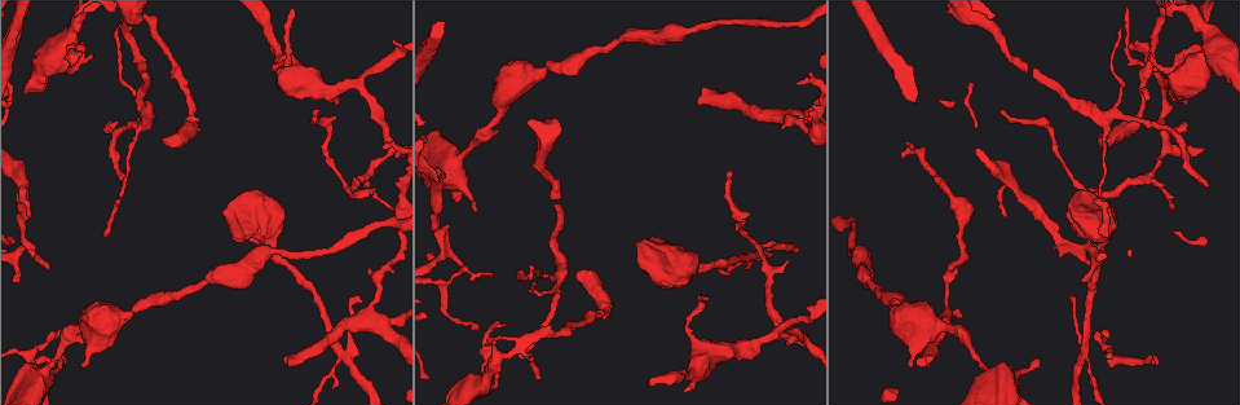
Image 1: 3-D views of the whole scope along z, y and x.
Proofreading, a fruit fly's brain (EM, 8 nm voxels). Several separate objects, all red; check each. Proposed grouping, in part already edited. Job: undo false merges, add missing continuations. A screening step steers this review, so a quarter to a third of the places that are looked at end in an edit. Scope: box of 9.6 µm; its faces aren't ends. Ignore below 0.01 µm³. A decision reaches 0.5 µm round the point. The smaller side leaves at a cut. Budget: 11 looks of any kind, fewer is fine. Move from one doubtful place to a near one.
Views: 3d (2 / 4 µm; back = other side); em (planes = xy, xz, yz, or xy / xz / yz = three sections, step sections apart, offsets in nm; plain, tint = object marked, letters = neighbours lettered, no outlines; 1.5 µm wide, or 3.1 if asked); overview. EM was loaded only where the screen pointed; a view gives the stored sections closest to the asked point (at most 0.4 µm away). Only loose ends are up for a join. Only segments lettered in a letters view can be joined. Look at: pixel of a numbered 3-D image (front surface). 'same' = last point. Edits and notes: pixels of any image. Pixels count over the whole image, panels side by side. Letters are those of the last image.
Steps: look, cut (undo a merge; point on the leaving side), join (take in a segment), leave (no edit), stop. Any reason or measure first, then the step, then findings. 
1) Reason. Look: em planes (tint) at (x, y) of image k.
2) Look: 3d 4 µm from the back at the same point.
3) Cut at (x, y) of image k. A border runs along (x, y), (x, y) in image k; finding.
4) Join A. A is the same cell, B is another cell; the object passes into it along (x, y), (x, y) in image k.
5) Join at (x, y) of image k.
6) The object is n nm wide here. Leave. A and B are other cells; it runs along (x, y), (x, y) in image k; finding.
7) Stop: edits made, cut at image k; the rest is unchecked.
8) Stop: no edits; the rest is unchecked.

Thin end. Look: em xy step 8 (letters) at (911, 146) of image 1.

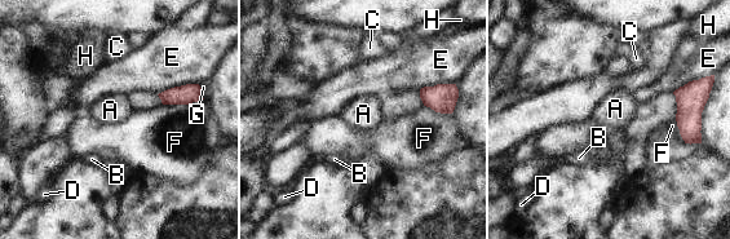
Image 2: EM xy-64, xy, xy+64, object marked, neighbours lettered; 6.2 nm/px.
Leave. A, B, C, D, E, F, G and H are other cells; a border runs along (199, 84), (175, 85), (158, 94) in image 2; none of them fits.

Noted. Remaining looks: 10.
Look: em planes (letters) at (916, 363) of image 1.

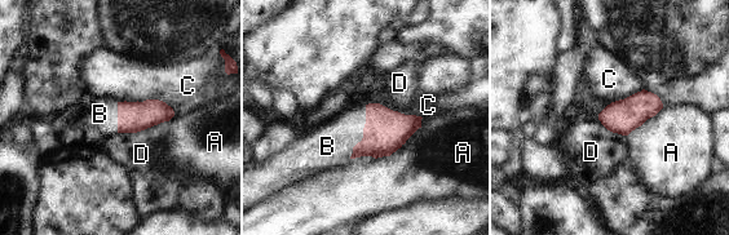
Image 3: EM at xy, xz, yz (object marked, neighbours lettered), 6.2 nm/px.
The object is 190 nm wide here. Join B. B is the same cell, A, C and D are other cells; the object passes into it along (385, 131), (363, 132), (327, 146) in image 3; the neuron continues.

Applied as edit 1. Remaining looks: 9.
Three arms meet. Look: em planes (letters) at (756, 253) of image 1.

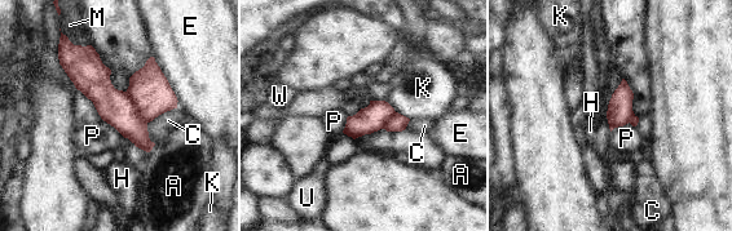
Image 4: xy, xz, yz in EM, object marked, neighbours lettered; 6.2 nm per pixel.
The object is 160 nm wide here. Cut at (149, 89) of image 4. A, C, E, H, K, M, P, U and W are other cells; a border runs along (124, 92), (136, 112), (146, 123) in image 4; two neurons meet here.

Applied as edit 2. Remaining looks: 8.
See it whole again. Look: overview.

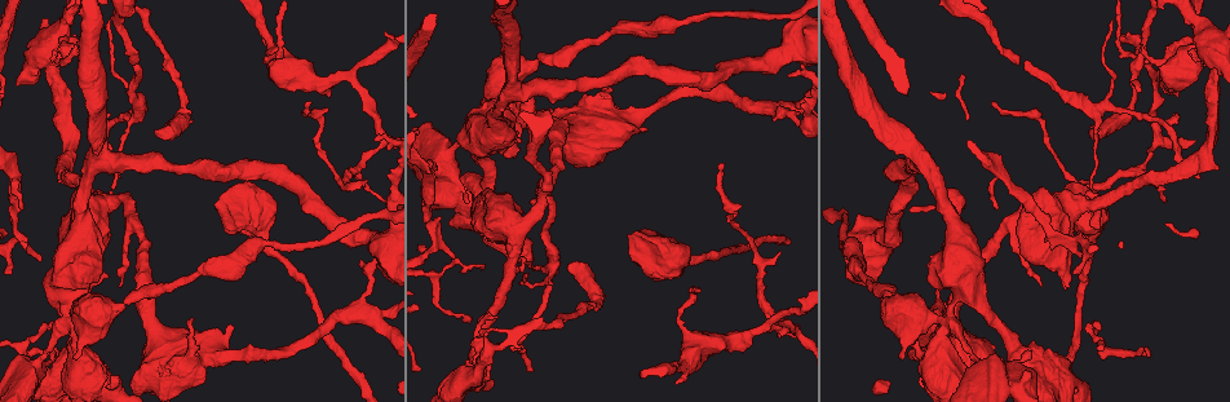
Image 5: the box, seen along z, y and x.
Tapers out. Look: em yz step 4 (letters) at (107, 21) of image 5.

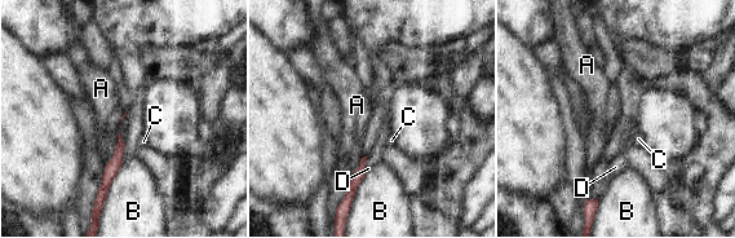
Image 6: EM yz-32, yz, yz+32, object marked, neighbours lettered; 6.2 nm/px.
Leave. A, B, C and D are other cells; none of them fits.

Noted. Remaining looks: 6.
Stop: edits made, join at image 3, cut at image 4; the rest is unchecked.

